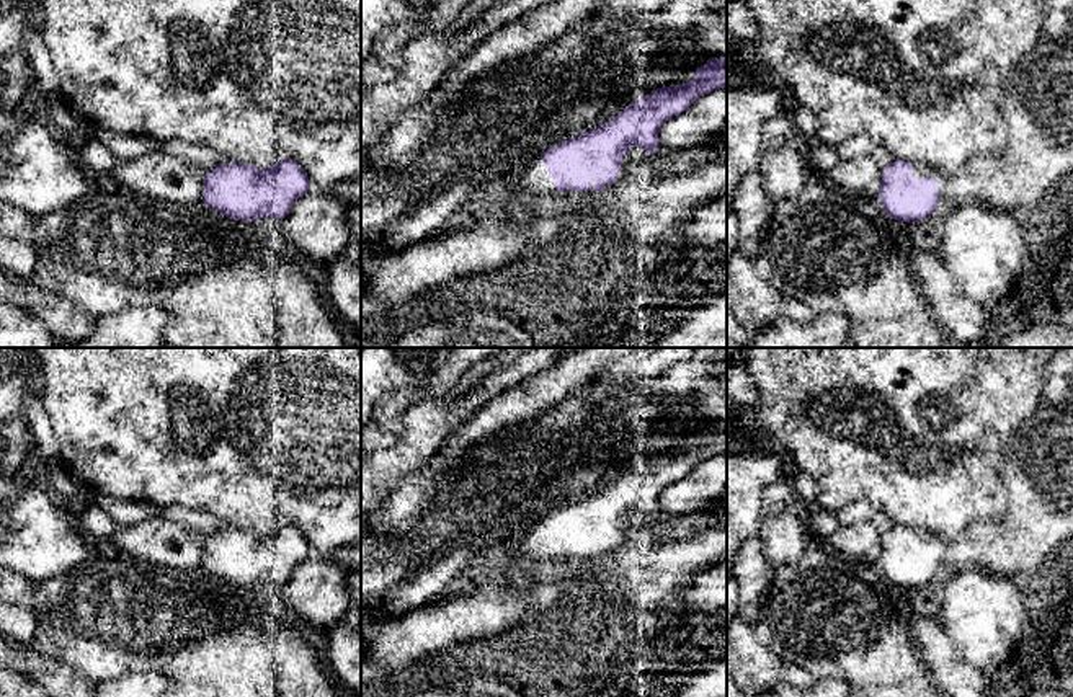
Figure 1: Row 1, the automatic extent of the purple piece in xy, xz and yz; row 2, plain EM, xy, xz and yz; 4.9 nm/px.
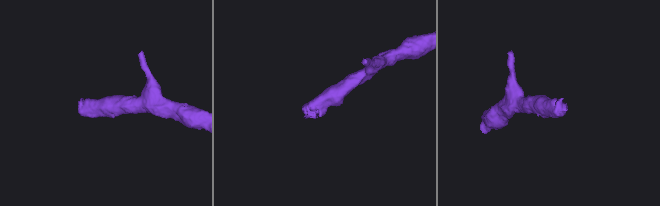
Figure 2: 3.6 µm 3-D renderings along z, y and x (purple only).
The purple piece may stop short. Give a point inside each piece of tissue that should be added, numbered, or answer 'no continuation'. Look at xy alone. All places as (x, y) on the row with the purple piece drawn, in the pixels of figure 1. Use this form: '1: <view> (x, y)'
no continuation

